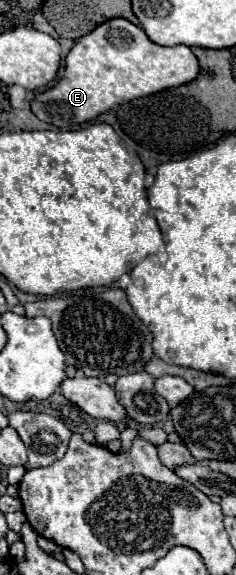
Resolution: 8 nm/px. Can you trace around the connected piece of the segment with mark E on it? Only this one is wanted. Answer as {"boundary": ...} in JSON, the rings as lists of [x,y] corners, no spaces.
{"boundary":[[[111,18],[83,36],[69,50],[63,78],[53,88],[35,94],[31,100],[31,112],[47,124],[71,128],[97,118],[117,104],[187,84],[195,80],[197,72],[199,64],[189,46],[159,46],[129,20]]]}

